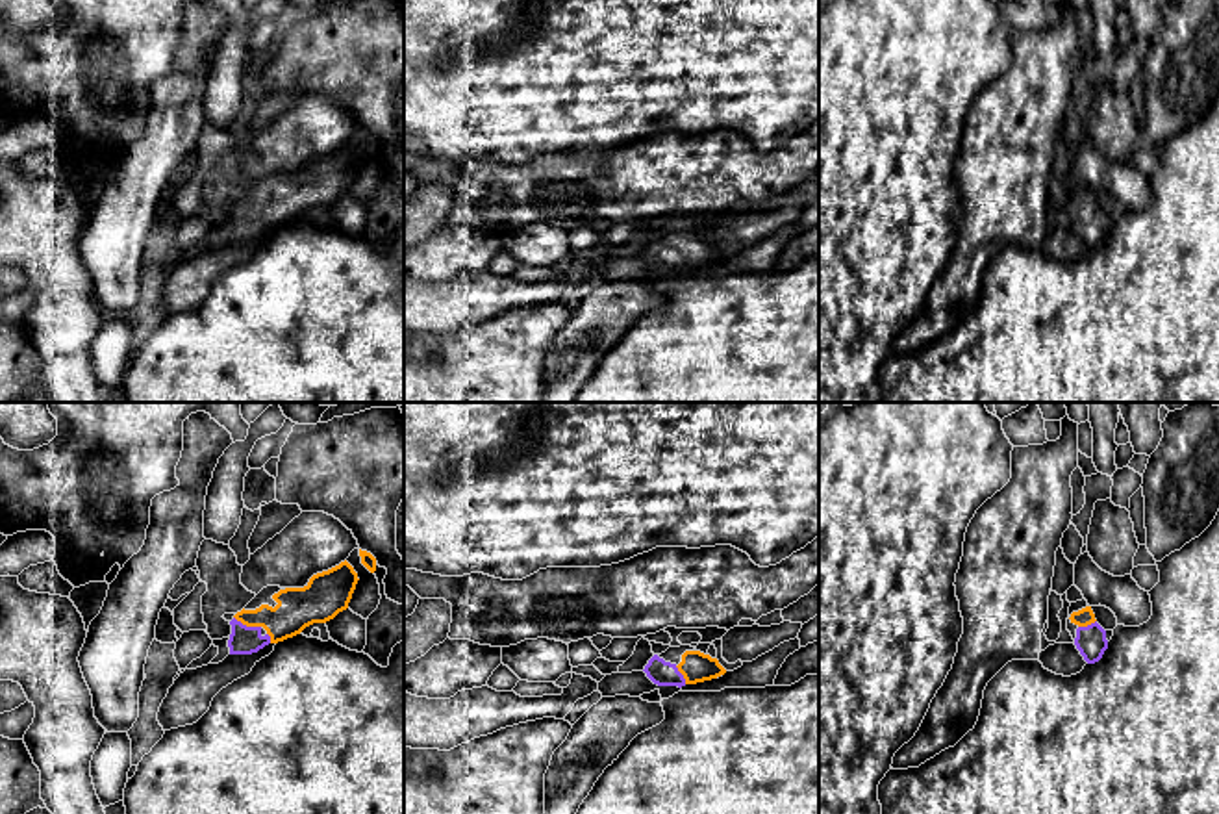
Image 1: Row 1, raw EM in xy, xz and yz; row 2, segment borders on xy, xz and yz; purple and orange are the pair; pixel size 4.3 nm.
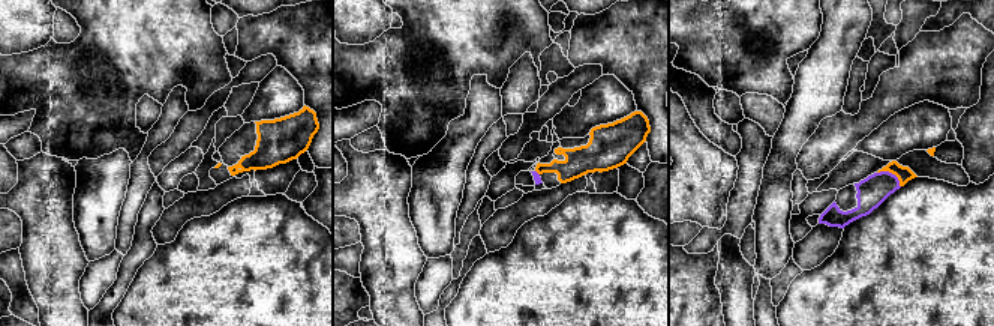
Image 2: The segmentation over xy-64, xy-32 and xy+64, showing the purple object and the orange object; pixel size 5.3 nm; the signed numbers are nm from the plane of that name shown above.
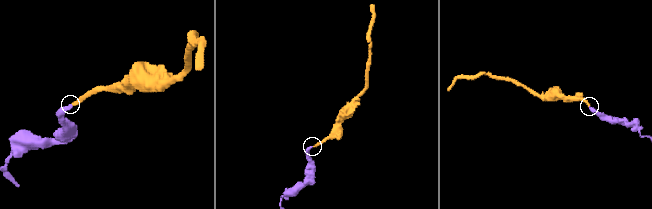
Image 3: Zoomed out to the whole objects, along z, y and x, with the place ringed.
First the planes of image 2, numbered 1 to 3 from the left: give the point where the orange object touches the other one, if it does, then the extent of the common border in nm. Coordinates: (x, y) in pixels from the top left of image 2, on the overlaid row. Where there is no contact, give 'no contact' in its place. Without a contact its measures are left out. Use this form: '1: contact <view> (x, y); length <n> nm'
1: no contact
2: contact xy-32 (537, 173); length 40 nm
3: contact xy+64 (891, 173); length 150 nm

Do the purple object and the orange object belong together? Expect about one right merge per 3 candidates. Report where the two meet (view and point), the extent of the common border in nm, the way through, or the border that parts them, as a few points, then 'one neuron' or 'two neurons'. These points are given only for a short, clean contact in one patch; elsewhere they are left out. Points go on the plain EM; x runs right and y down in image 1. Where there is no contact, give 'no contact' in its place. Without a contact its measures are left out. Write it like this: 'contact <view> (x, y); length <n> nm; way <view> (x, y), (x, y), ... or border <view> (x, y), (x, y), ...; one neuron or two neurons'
contact xy (245, 210); length 130 nm; way xy (243, 225), (245, 210), (288, 203), (297, 193); one neuron

